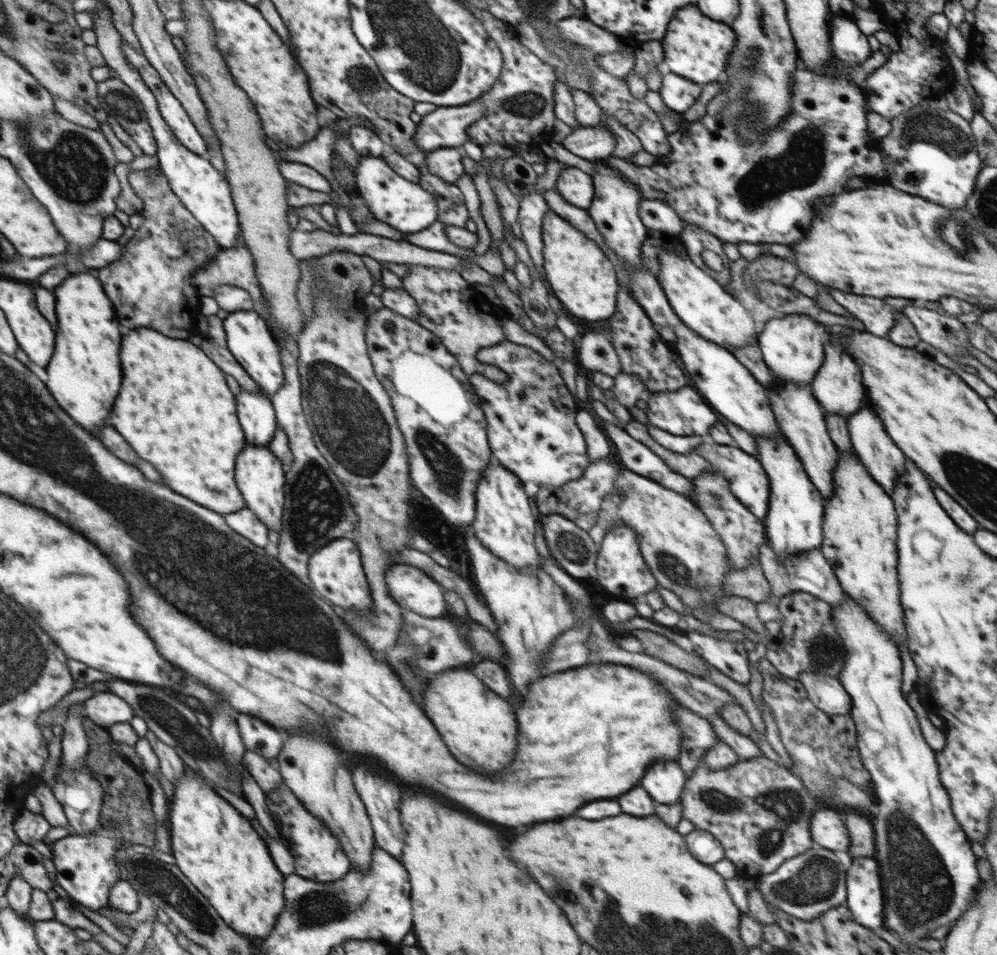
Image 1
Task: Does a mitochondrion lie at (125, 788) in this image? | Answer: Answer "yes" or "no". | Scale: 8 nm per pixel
no

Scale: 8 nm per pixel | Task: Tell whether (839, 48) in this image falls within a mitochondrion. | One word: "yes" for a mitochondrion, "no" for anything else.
no

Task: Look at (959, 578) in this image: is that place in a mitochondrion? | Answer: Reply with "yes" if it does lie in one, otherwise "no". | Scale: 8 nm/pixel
yes

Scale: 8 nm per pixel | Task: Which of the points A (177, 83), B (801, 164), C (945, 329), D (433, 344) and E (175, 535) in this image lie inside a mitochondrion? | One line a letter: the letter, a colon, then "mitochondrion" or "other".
A: other
B: mitochondrion
C: mitochondrion
D: other
E: mitochondrion

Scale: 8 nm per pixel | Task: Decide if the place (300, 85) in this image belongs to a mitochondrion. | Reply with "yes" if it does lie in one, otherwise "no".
no

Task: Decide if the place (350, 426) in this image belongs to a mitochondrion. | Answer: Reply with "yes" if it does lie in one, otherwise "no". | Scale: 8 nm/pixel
yes

